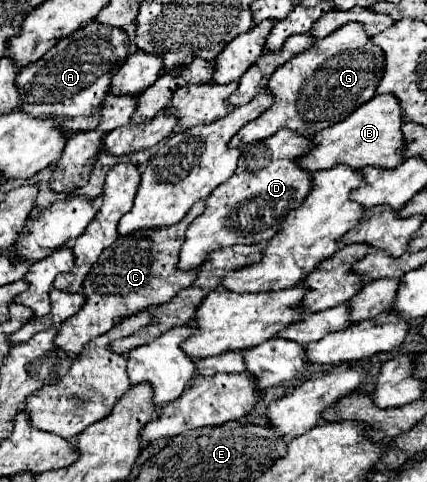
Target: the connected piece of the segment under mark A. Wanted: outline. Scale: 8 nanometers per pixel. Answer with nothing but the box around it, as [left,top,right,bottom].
[16,21,128,133]

